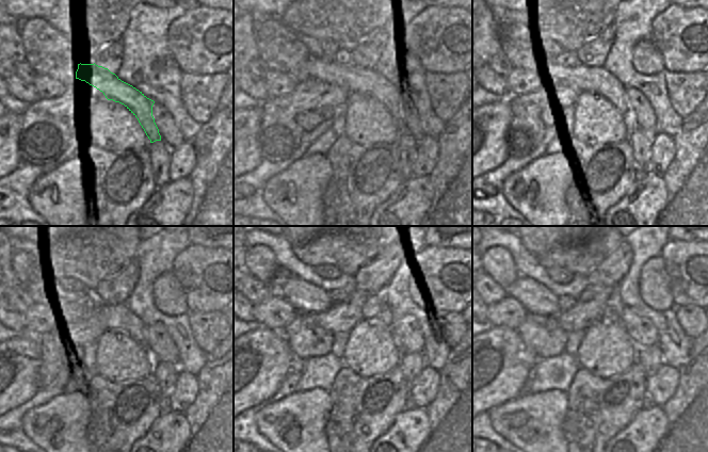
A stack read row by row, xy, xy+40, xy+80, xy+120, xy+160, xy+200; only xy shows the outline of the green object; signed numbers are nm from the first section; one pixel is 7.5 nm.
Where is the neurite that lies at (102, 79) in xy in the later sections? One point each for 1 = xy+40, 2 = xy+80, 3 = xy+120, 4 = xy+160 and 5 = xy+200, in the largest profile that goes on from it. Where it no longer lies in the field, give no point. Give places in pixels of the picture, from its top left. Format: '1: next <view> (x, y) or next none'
1: next xy+40 (355, 80)
2: next xy+80 (597, 80)
3: next xy+120 (69, 301)
4: next xy+160 (305, 299)
5: next xy+200 (536, 299)

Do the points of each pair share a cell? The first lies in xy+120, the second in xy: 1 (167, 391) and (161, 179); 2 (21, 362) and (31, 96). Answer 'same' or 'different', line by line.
1: same
2: different

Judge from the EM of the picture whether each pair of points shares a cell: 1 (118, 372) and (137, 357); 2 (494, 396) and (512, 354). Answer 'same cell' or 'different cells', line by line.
1: same cell
2: same cell

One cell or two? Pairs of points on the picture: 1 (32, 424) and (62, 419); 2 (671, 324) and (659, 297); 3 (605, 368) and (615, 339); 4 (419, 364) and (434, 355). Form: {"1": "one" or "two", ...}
{"1": "one", "2": "two", "3": "one", "4": "two"}

